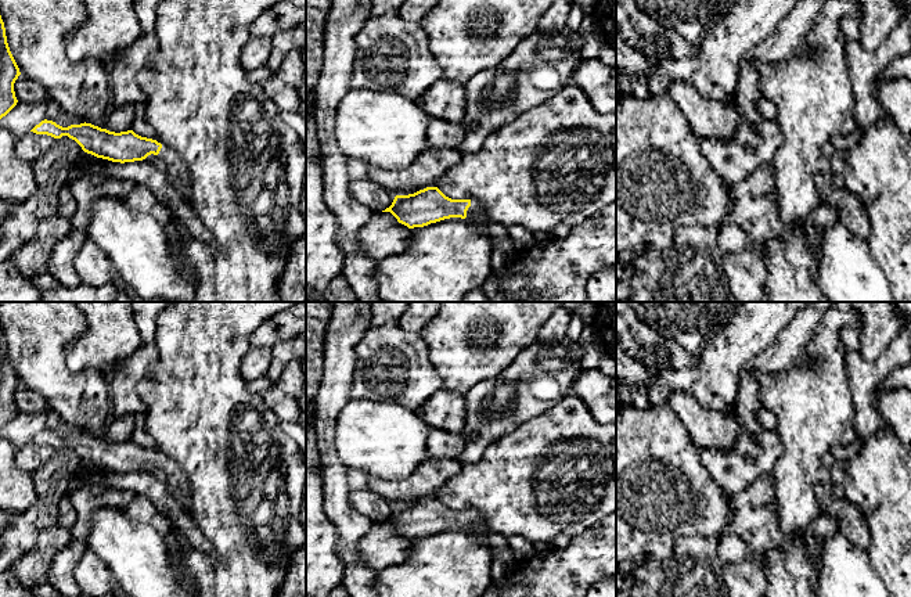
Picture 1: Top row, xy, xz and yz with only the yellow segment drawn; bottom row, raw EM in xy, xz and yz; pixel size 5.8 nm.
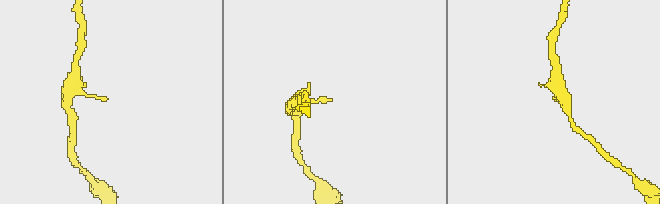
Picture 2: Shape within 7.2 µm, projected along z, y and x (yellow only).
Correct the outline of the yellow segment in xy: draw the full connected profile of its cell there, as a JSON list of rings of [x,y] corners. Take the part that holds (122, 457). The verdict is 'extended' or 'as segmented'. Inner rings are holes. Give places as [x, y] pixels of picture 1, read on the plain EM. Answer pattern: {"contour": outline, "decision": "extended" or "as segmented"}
{"contour": [[[47,429],[36,435],[30,442],[47,445],[54,449],[68,446],[75,450],[84,463],[112,472],[134,472],[143,471],[151,464],[158,465],[166,472],[163,482],[166,483],[168,490],[187,510],[187,481],[180,465],[156,450],[141,447],[133,440],[120,443],[109,442],[86,432],[62,438]]], "decision": "extended"}

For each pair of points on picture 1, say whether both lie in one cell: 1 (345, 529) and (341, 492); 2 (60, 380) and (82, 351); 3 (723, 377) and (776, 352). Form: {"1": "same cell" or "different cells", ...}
{"1": "same cell", "2": "different cells", "3": "different cells"}

